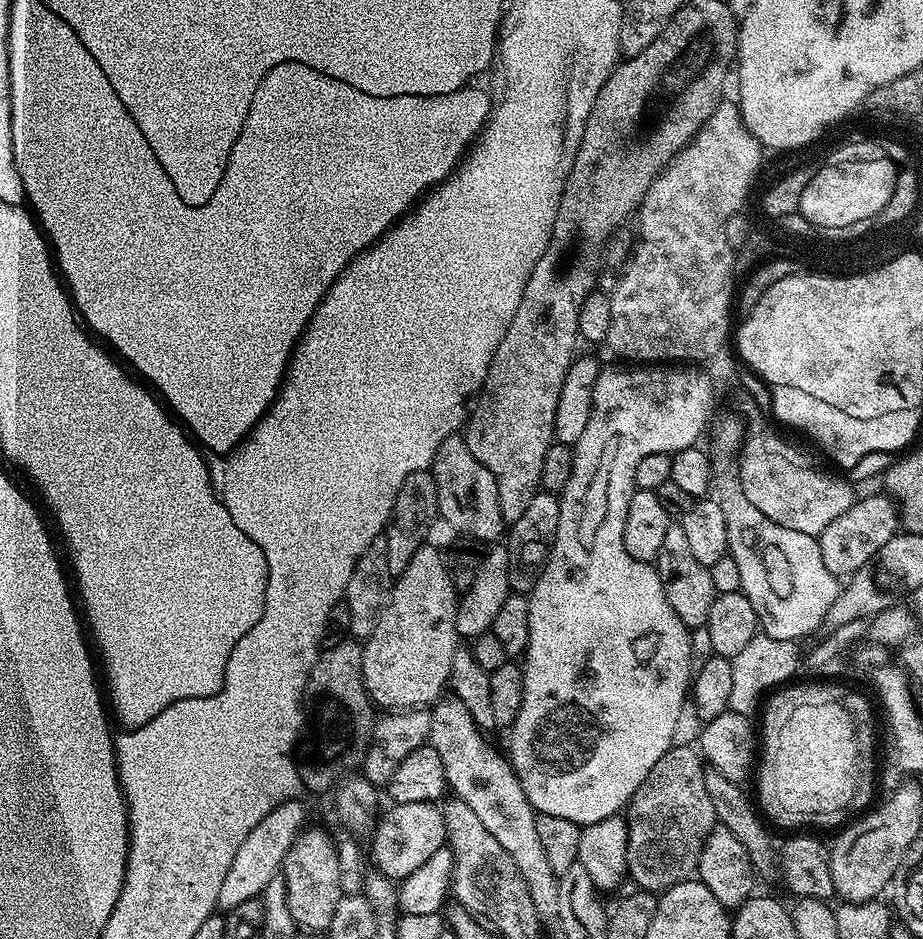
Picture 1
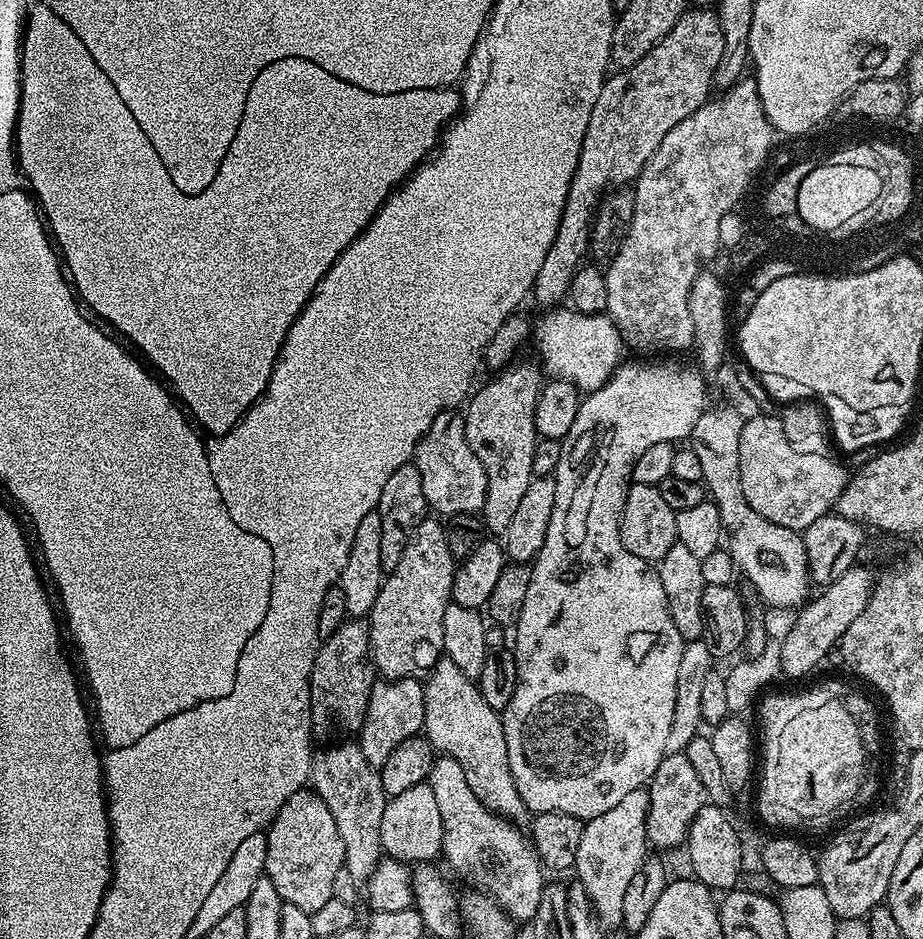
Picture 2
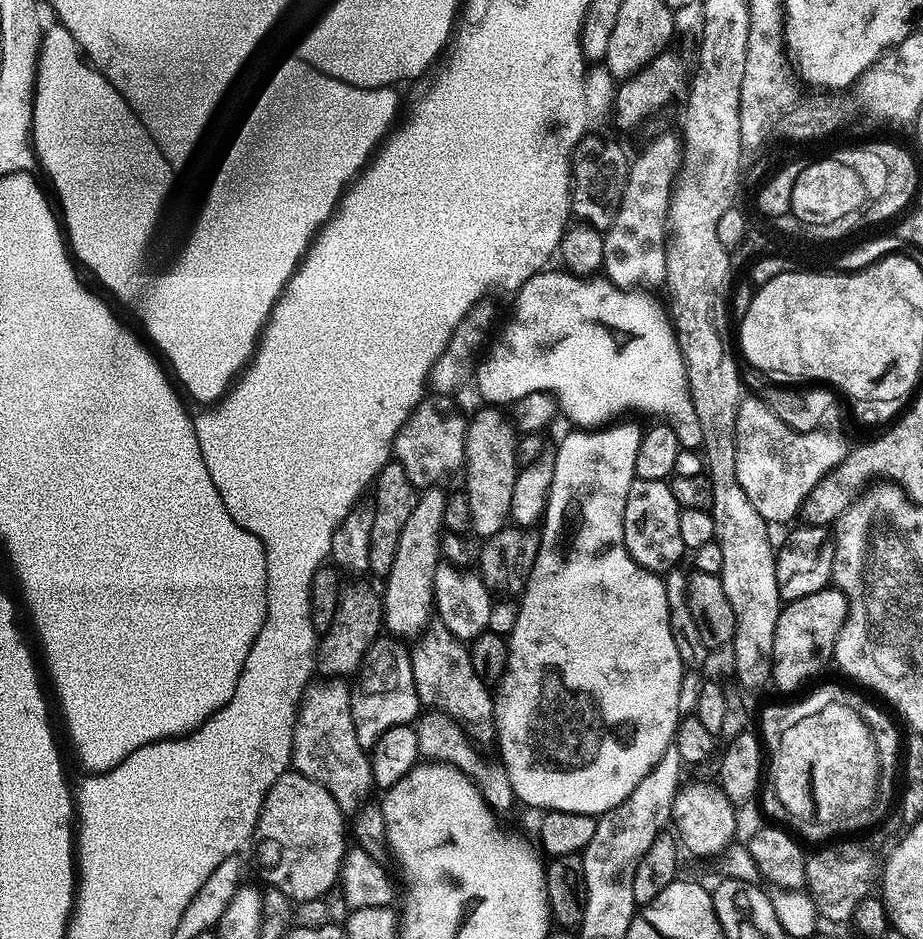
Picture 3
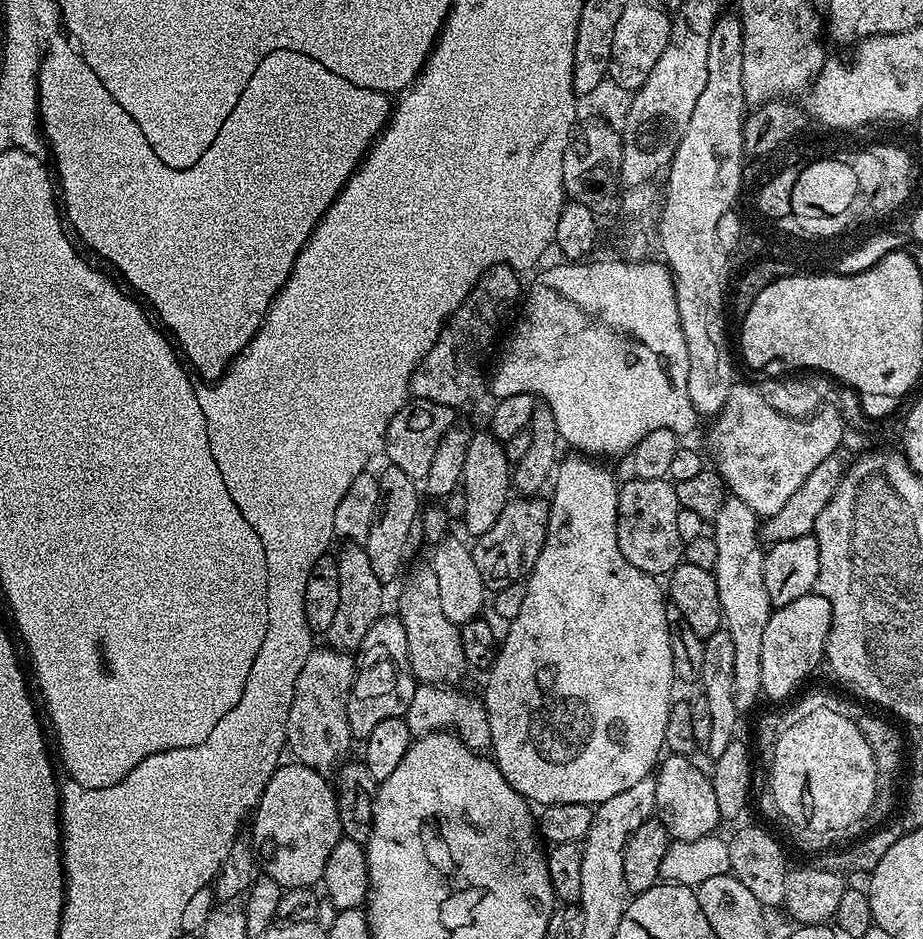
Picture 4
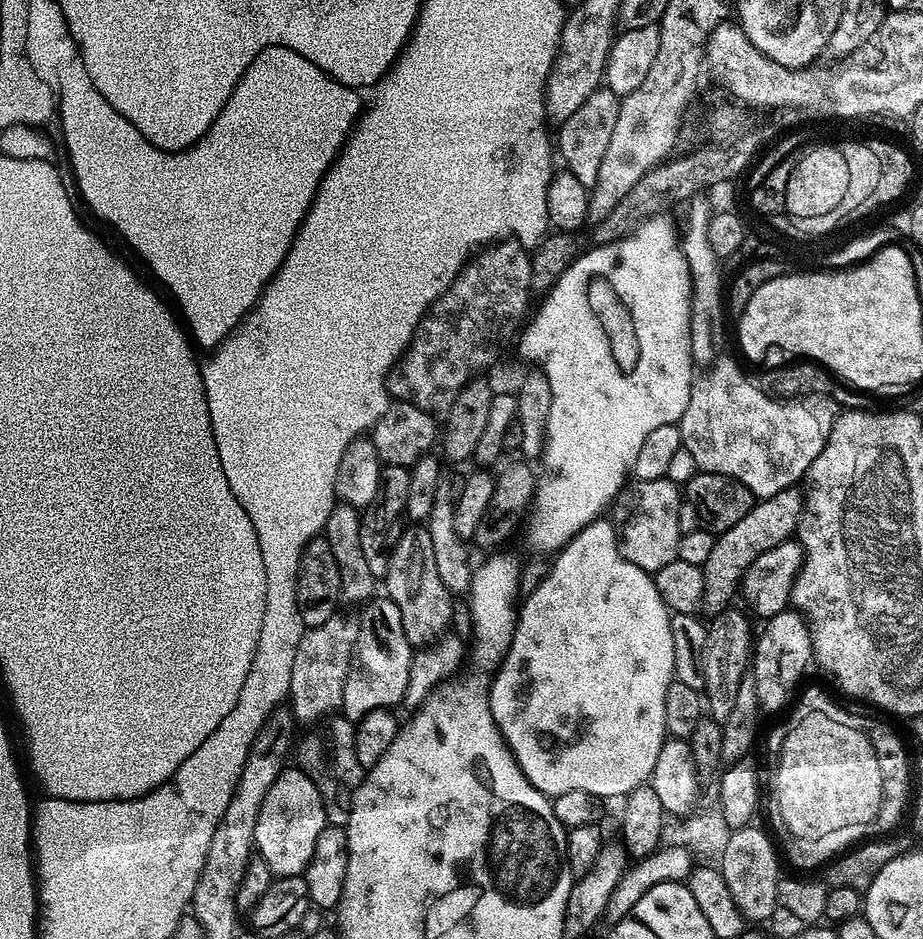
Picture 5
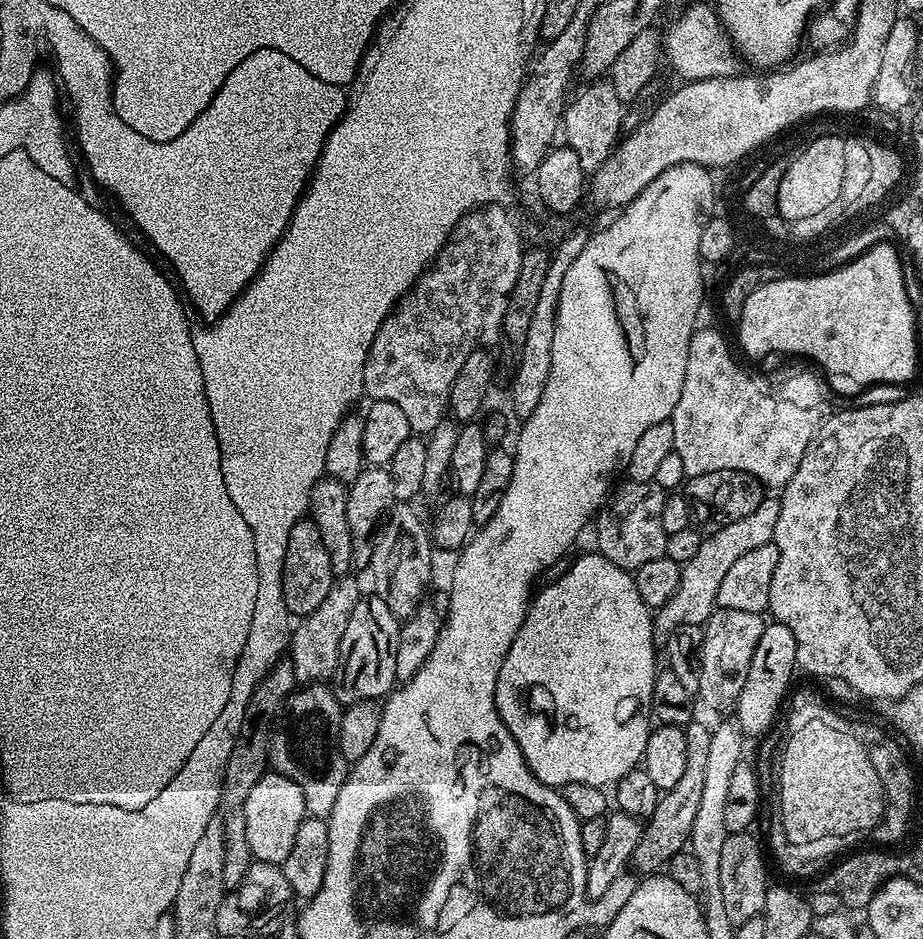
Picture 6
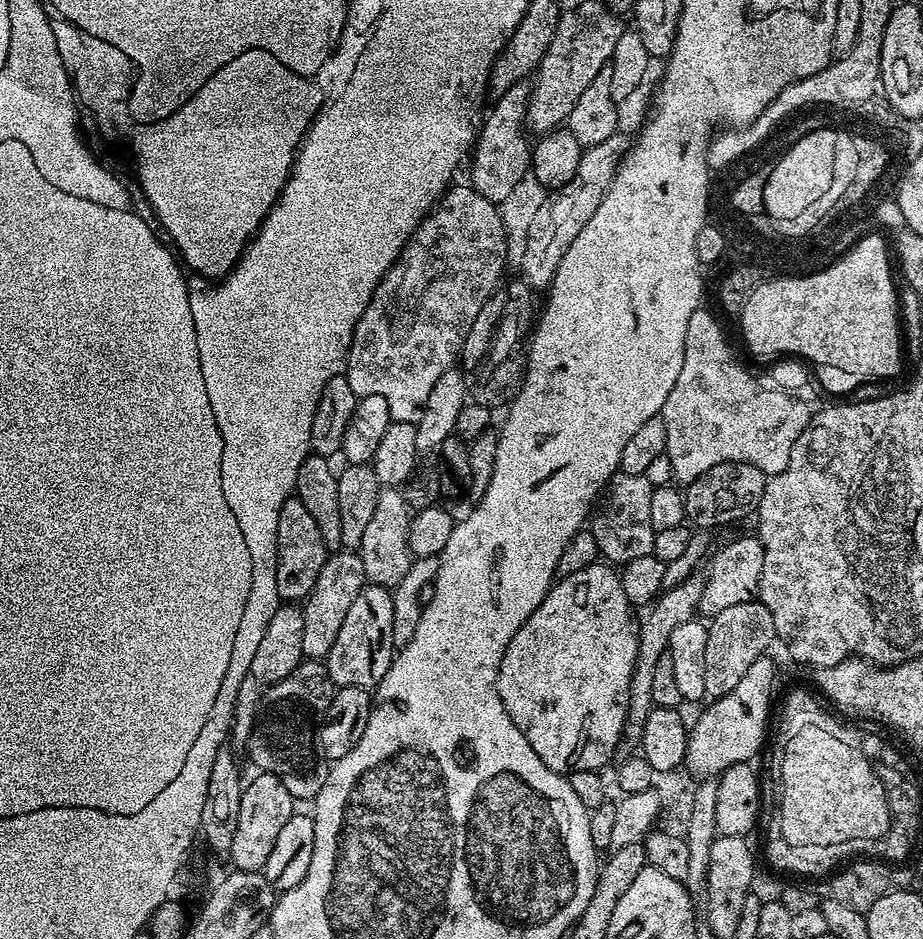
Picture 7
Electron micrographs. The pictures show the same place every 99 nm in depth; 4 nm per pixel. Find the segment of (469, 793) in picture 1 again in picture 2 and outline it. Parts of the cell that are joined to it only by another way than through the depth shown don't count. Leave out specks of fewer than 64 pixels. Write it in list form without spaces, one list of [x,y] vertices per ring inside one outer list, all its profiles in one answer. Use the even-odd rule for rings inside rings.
[[[442,658],[427,673],[423,681],[425,716],[423,735],[437,753],[454,758],[466,774],[466,783],[474,790],[474,798],[492,812],[517,825],[529,823],[530,813],[514,786],[514,774],[510,774],[510,758],[506,750],[504,722],[499,711],[490,708],[479,692],[477,681],[466,678],[454,662]]]

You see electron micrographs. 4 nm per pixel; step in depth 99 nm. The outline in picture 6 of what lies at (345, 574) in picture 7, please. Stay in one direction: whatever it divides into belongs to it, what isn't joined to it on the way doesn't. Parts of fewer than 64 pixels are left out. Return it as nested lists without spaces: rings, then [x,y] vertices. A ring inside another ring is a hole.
[[[340,578],[333,583],[330,594],[322,601],[322,606],[314,610],[308,616],[299,621],[300,624],[290,632],[290,659],[292,669],[296,672],[296,679],[301,685],[317,682],[331,681],[339,664],[339,644],[342,642],[342,634],[346,630],[346,624],[350,621],[360,598],[362,590],[360,584],[353,578]]]

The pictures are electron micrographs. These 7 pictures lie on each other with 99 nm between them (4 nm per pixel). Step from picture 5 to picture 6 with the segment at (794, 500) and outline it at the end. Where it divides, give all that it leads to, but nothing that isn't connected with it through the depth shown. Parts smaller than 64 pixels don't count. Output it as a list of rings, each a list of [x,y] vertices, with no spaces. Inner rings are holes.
[[[765,498],[746,518],[730,520],[721,524],[709,536],[705,535],[698,546],[698,554],[684,563],[680,569],[680,581],[674,594],[661,608],[655,609],[654,628],[657,633],[667,634],[674,631],[679,624],[700,624],[710,619],[713,611],[717,609],[716,595],[726,570],[734,566],[734,562],[746,550],[754,550],[763,544],[772,543],[772,531],[778,520],[780,509],[779,499]]]

